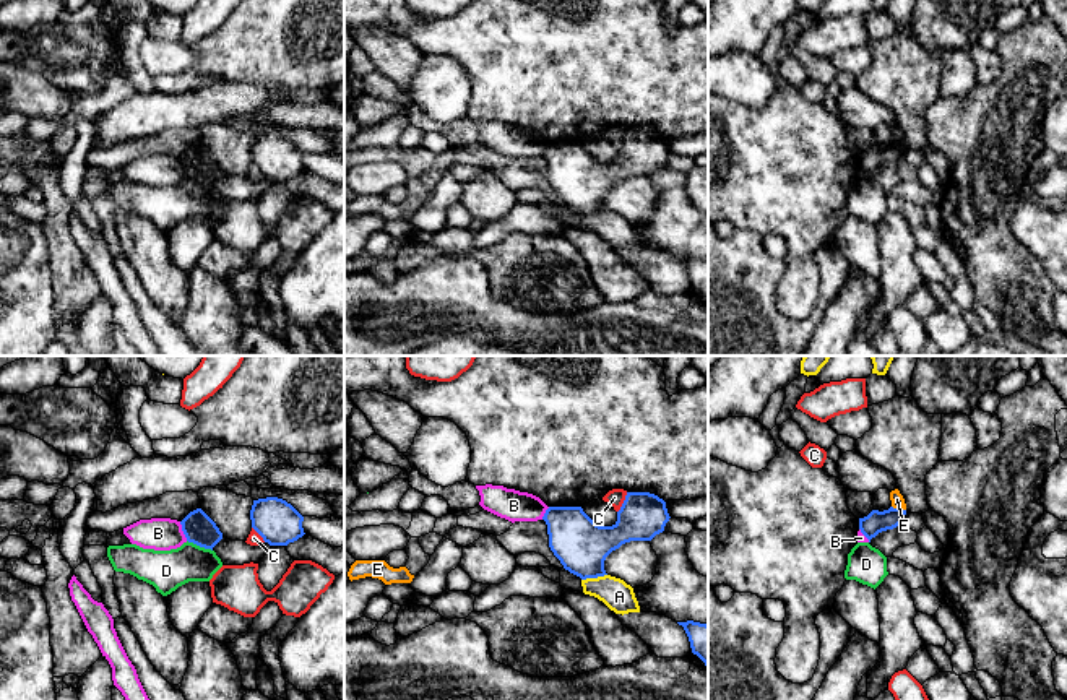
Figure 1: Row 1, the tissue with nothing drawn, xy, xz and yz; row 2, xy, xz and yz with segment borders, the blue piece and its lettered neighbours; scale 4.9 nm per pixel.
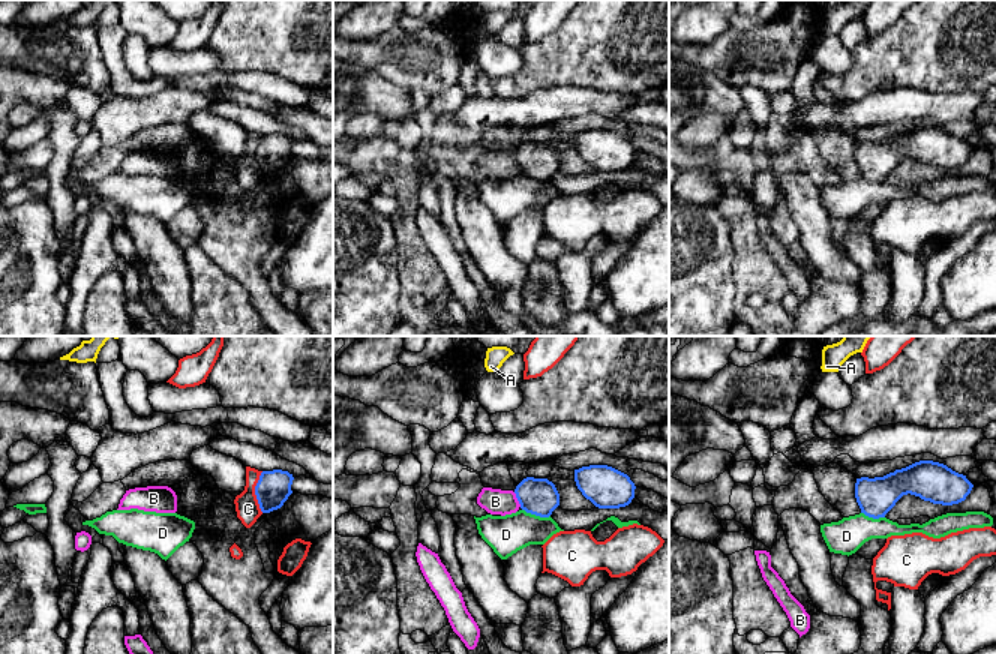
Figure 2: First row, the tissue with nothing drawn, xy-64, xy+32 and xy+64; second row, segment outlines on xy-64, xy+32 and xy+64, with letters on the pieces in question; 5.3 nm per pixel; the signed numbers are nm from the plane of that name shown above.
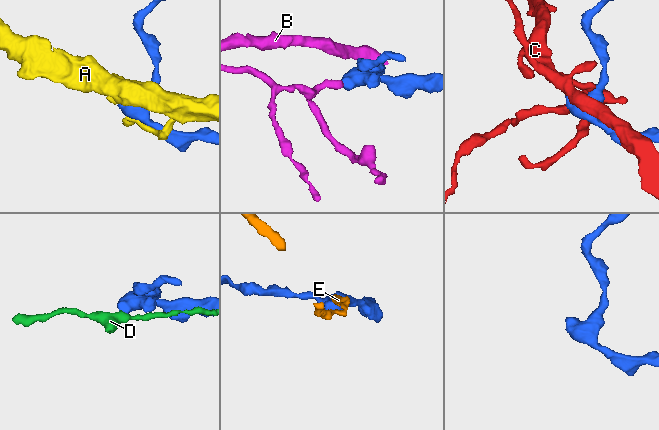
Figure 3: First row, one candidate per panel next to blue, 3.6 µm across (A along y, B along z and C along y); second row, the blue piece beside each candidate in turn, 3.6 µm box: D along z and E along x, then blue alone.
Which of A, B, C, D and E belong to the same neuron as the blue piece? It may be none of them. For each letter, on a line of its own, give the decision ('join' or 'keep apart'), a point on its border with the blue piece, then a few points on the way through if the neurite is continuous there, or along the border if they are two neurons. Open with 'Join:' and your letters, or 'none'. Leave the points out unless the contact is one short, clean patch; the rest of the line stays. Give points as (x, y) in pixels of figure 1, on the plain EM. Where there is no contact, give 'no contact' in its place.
Join: none
A: keep apart; meets blue in xz at (593, 213)
B: keep apart; meets blue in xy at (184, 168); border along xy (179, 158), (187, 176)
C: keep apart; meets blue in xz at (624, 138); border along xz (627, 129), (617, 148)
D: keep apart; meets blue in xy at (200, 182); border along xy (187, 176), (211, 187)
E: keep apart; meets blue in yz at (898, 145); border along yz (892, 142), (905, 146)

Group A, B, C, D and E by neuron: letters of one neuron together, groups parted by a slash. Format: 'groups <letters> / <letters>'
groups A / B / C / D / E

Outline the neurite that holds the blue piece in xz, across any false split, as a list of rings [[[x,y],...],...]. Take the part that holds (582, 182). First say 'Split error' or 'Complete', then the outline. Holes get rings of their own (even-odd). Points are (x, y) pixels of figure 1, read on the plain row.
Complete. [[[627,128],[612,162],[596,161],[581,143],[549,143],[542,153],[551,187],[581,216],[607,211],[604,197],[612,187],[630,177],[651,177],[669,154],[666,138],[650,128]]]

